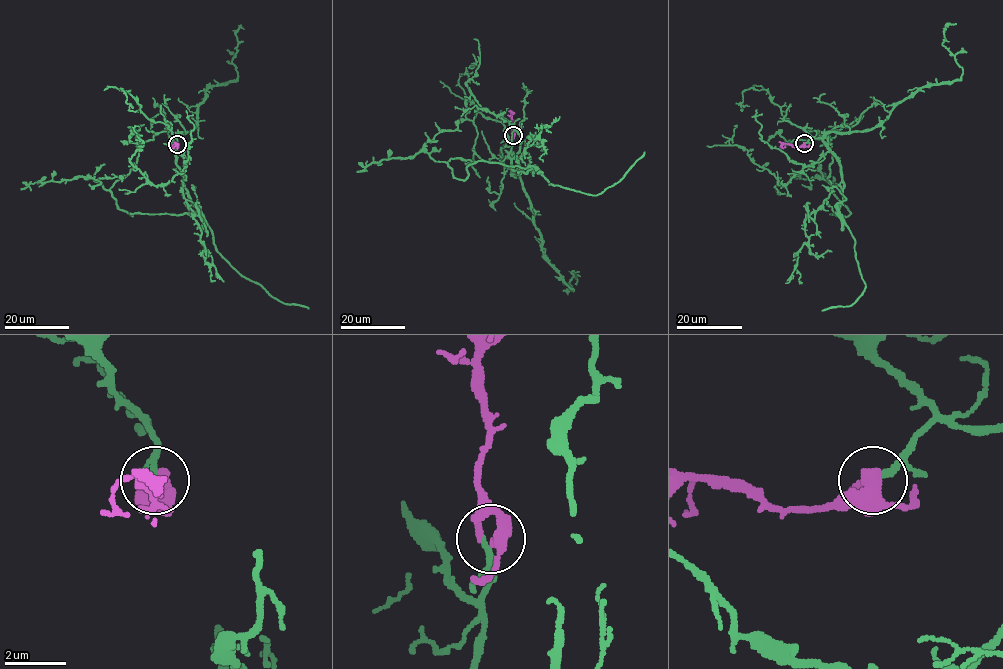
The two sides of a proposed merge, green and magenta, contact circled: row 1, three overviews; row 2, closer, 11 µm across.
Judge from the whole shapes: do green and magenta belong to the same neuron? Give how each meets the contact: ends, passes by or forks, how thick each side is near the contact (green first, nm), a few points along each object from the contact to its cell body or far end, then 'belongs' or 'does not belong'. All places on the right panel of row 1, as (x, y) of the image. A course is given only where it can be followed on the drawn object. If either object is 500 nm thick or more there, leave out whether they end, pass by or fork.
green passes by; magenta passes by; 160 nm thick on the green side, 400 nm on the other; green runs (804, 143), (820, 137), (838, 162), (842, 201), (830, 214), (847, 216), (828, 182), (828, 138), (768, 141); magenta runs (804, 143), (798, 147), (783, 143), (780, 148); belongs

